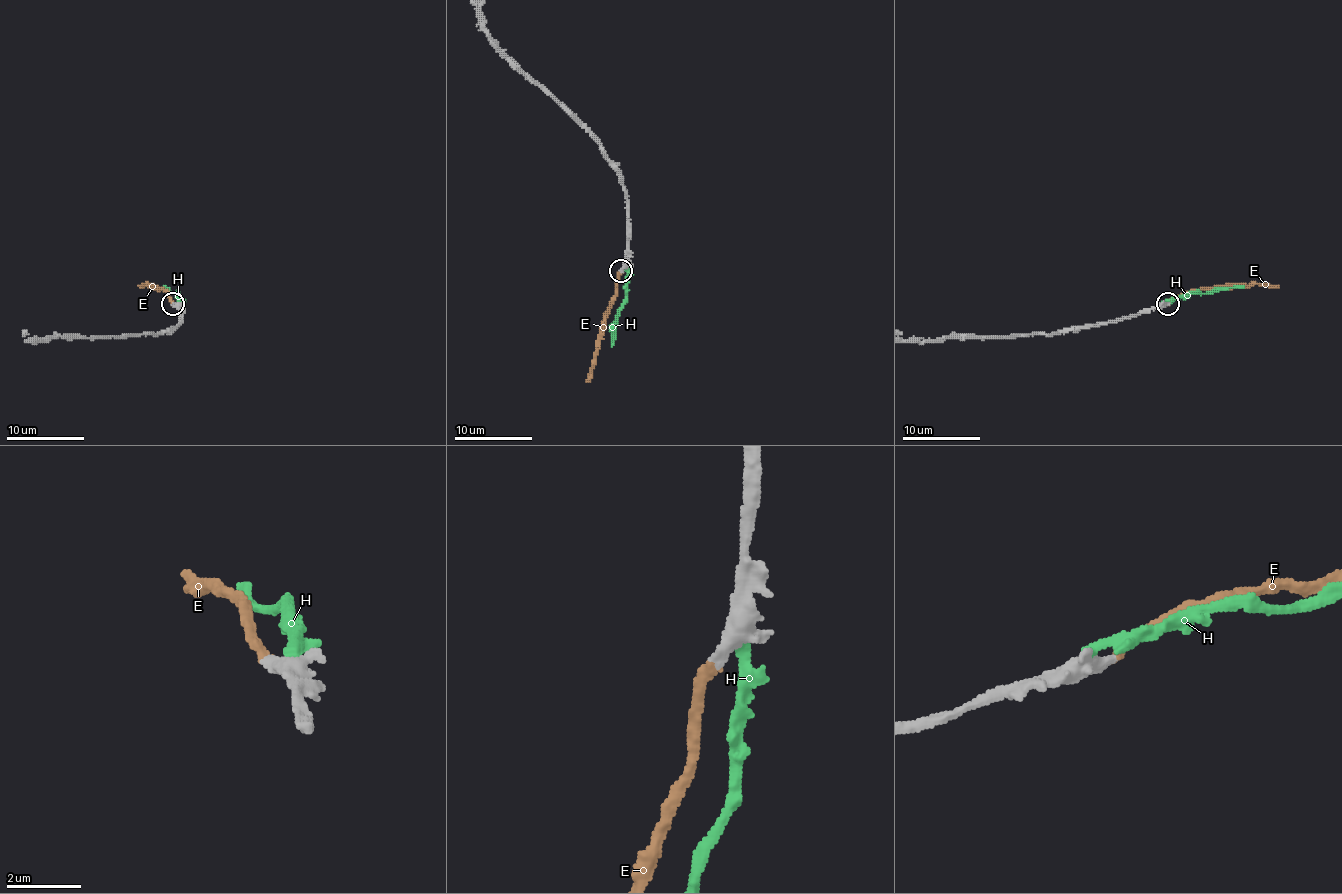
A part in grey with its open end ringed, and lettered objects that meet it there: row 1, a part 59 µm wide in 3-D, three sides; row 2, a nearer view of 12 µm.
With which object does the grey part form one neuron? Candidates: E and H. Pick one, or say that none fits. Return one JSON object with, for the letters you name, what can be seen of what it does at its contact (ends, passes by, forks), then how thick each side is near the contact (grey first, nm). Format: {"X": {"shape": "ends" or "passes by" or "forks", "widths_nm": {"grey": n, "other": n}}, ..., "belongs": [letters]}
{"E": {"shape": "ends", "widths_nm": {"grey": 400, "other": 260}}, "belongs": ["E"]}

